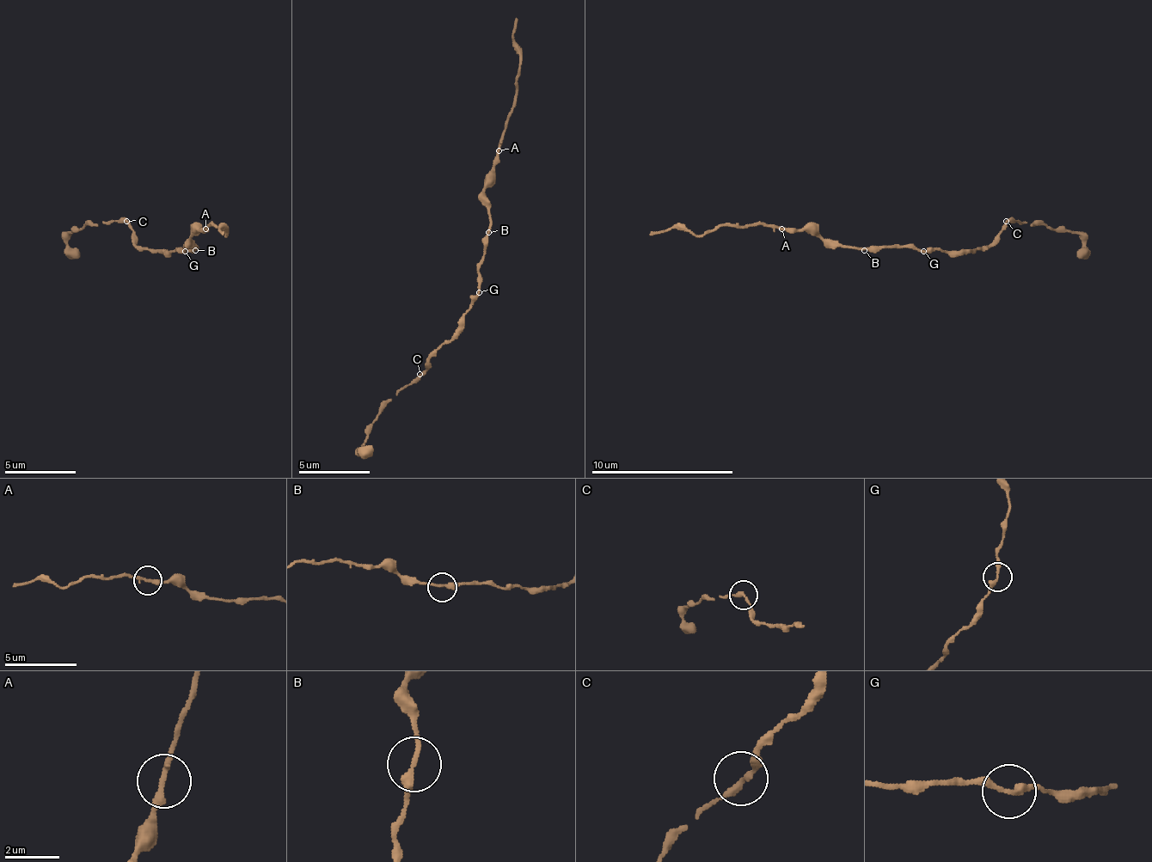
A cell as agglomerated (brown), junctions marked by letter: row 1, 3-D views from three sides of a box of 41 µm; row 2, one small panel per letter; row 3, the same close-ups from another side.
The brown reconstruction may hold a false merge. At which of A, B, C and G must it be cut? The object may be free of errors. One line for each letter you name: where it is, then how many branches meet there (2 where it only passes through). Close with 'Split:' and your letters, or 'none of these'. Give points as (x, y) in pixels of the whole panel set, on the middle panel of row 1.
Split: none of these

